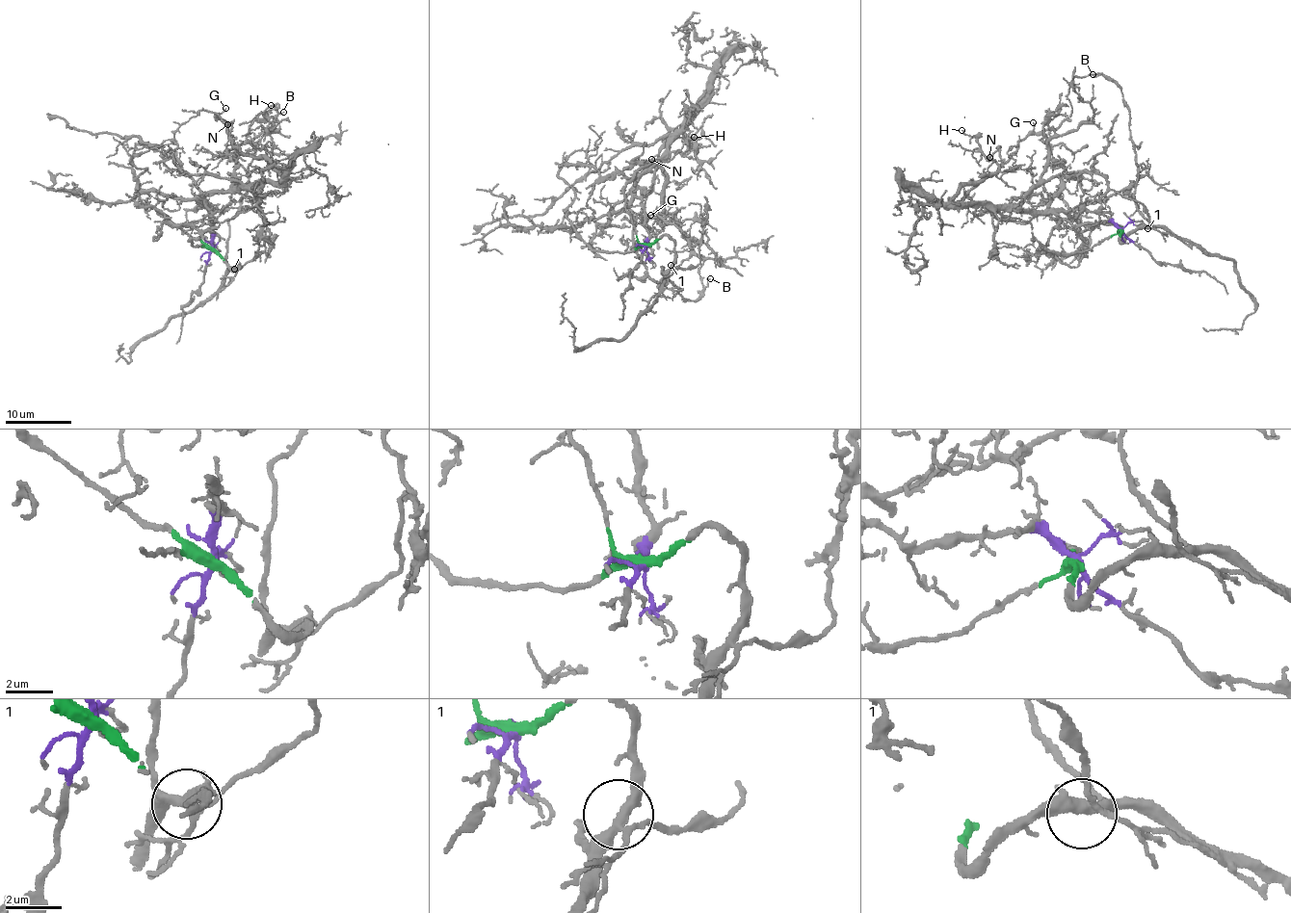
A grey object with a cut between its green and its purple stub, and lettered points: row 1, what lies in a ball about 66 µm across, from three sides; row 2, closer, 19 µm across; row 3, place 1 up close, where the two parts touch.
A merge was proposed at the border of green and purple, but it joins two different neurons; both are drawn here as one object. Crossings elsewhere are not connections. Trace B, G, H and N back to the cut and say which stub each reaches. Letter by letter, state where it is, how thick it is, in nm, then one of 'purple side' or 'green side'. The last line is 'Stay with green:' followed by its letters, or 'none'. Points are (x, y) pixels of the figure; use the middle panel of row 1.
B: at (710, 278); 100 nm thick; green side
G: at (650, 215); 130 nm thick; purple side
H: at (694, 137); 130 nm thick; purple side
N: at (651, 159); 130 nm thick; purple side
Stay with green: B

